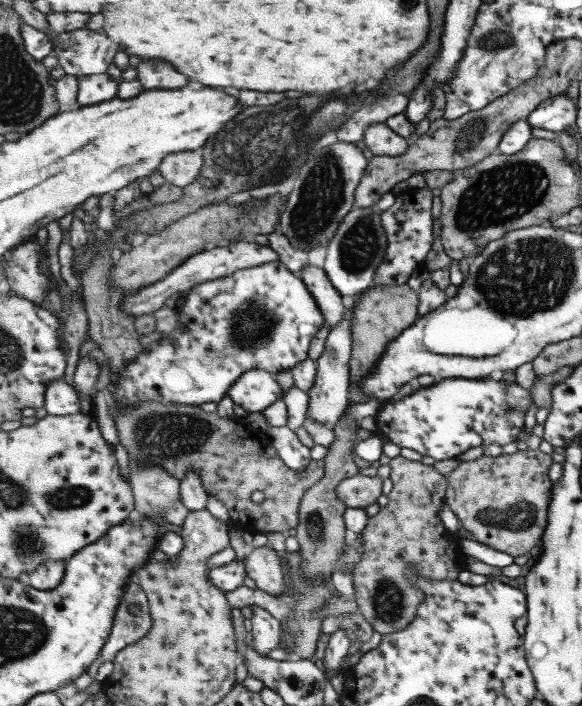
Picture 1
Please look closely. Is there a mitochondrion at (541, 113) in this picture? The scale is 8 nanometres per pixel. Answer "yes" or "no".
no

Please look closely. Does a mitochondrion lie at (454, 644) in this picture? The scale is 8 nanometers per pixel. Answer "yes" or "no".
no

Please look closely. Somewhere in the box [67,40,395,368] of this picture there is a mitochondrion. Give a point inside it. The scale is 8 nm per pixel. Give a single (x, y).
(256, 136)

